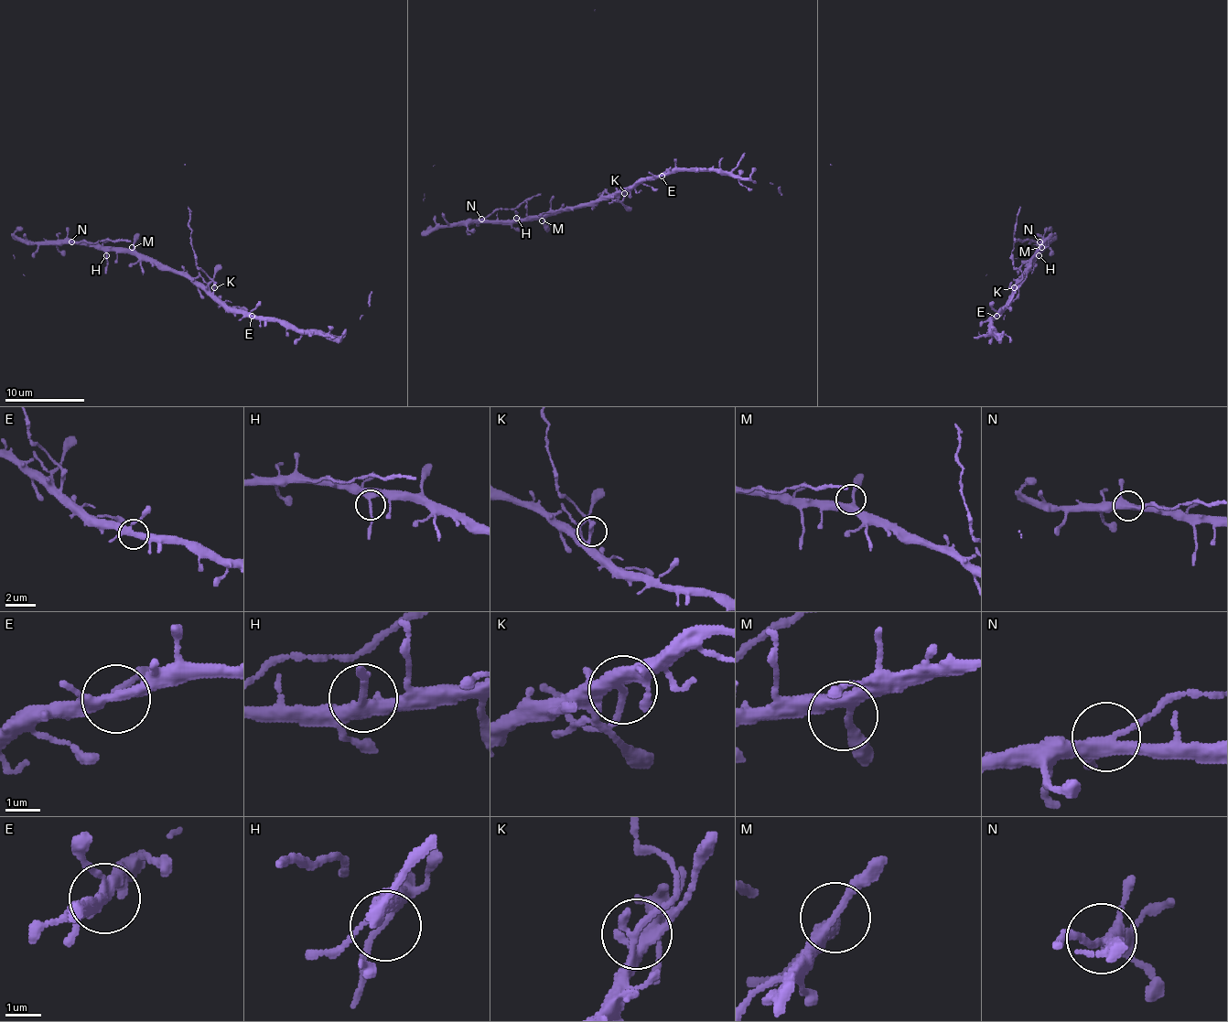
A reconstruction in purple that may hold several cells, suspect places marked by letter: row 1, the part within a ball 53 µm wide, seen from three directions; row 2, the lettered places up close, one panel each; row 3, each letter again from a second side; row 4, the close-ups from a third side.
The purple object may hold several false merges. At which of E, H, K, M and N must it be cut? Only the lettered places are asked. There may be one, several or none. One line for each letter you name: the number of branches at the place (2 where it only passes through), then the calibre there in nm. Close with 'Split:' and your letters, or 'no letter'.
K: 2 | 220 nm
N: 4 | 360 nm
Split: K, N

